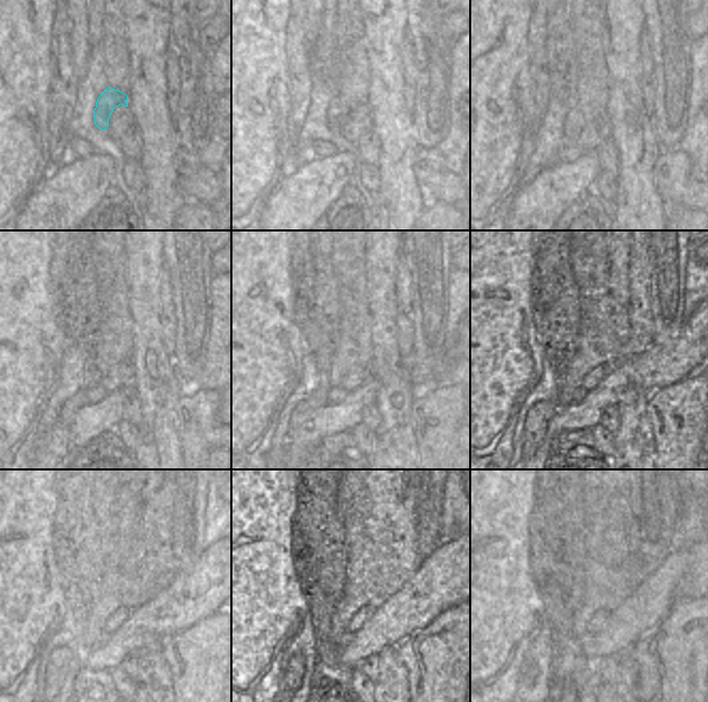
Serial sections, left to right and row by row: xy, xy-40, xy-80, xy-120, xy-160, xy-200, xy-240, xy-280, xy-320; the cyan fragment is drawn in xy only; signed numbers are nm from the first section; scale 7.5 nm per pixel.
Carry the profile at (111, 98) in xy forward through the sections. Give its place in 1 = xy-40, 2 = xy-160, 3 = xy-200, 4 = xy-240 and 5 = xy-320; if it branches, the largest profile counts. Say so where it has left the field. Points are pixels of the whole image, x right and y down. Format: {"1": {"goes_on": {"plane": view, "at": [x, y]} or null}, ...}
{"1": {"goes_on": {"plane": "xy-40", "at": [337, 112]}}, "2": {"goes_on": {"plane": "xy-160", "at": [305, 412]}}, "3": {"goes_on": {"plane": "xy-200", "at": [536, 423]}}, "4": {"goes_on": {"plane": "xy-240", "at": [57, 670]}}, "5": {"goes_on": {"plane": "xy-320", "at": [520, 686]}}}

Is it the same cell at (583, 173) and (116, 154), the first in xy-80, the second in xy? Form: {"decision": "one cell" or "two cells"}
{"decision": "two cells"}

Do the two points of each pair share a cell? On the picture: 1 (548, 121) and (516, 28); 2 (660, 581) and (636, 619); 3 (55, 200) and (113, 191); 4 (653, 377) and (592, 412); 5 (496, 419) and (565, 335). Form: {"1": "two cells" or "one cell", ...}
{"1": "two cells", "2": "one cell", "3": "two cells", "4": "one cell", "5": "two cells"}

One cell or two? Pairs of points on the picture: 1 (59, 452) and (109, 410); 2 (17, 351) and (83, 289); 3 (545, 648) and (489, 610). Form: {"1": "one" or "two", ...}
{"1": "one", "2": "two", "3": "two"}

